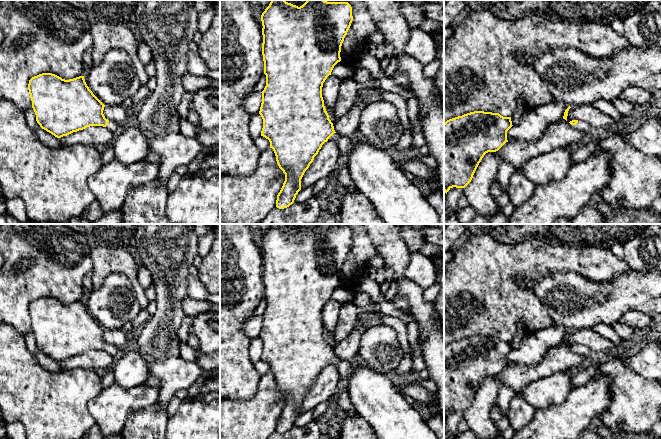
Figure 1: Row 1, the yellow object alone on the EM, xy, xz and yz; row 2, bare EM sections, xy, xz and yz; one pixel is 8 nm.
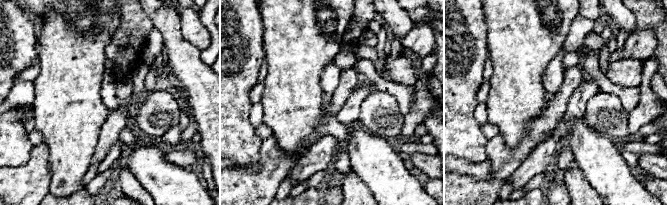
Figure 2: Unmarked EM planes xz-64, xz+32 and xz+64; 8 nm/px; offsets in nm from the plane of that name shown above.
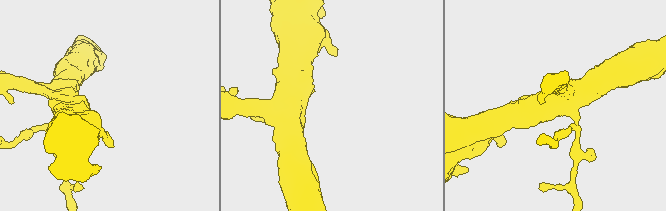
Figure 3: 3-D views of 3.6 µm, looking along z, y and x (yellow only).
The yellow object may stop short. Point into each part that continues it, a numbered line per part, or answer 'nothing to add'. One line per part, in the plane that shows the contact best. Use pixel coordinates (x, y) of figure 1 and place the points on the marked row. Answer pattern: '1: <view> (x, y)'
1: xz (345, 144)

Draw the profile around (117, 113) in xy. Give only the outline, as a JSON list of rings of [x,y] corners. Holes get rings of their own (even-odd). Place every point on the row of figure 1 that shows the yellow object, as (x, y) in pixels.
[[[105,105],[103,114],[106,119],[116,122],[121,127],[120,131],[128,126],[130,111],[122,105]]]

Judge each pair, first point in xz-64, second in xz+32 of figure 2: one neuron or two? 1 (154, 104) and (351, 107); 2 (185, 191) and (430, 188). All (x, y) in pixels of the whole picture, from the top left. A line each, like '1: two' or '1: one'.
1: two
2: two

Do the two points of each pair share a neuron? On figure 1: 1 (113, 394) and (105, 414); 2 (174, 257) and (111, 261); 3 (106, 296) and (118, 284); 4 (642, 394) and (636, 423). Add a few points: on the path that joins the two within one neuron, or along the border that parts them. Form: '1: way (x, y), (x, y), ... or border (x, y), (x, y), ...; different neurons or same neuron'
1: way (113, 399), (113, 405), (110, 409); same neuron
2: border (132, 250), (139, 264); different neurons
3: way (109, 293), (115, 286); same neuron
4: way (640, 401), (636, 405), (636, 416); same neuron

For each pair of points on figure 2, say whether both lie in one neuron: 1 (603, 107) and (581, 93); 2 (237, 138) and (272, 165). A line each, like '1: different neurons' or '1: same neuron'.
1: different neurons
2: different neurons

